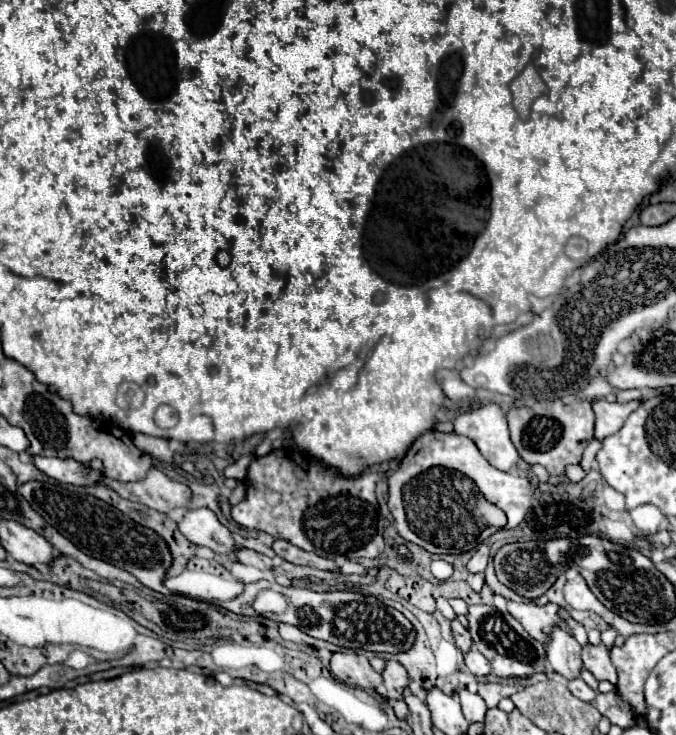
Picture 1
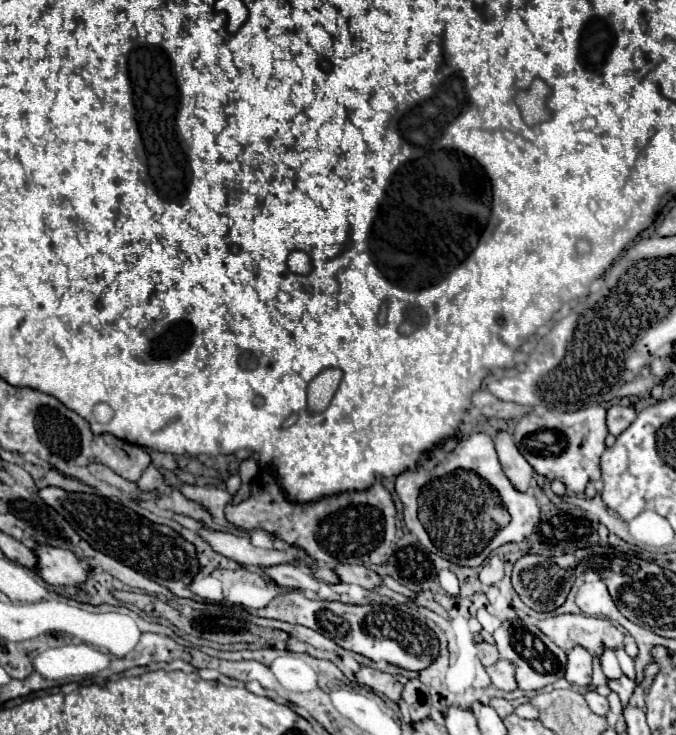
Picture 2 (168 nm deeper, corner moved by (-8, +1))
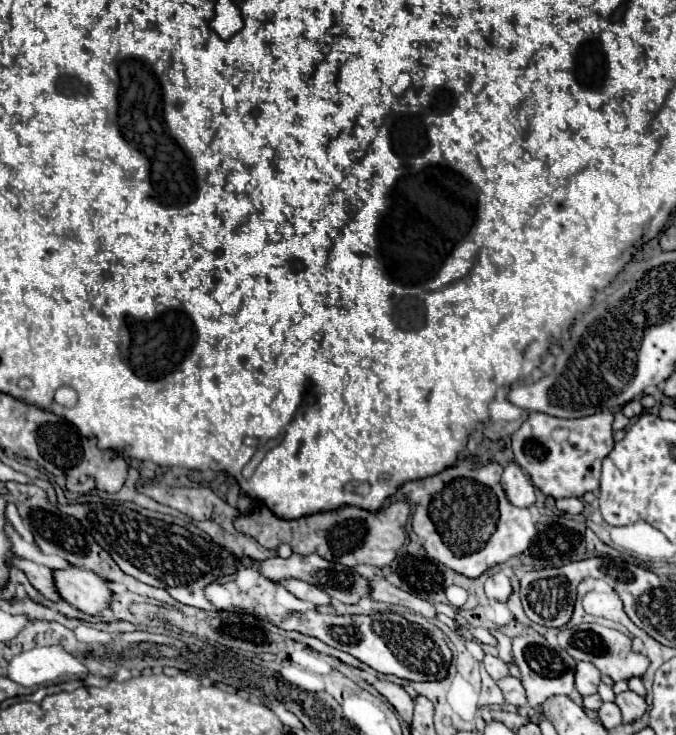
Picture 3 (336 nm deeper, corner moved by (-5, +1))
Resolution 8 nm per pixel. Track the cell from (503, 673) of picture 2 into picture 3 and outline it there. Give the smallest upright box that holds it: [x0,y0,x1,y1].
[497,676,527,708]

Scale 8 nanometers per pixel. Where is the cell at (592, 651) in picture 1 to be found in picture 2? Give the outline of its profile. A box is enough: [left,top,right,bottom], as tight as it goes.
[608,674,636,706]

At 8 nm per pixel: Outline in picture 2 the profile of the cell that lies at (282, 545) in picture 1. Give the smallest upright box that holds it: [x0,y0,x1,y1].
[332,564,380,590]

